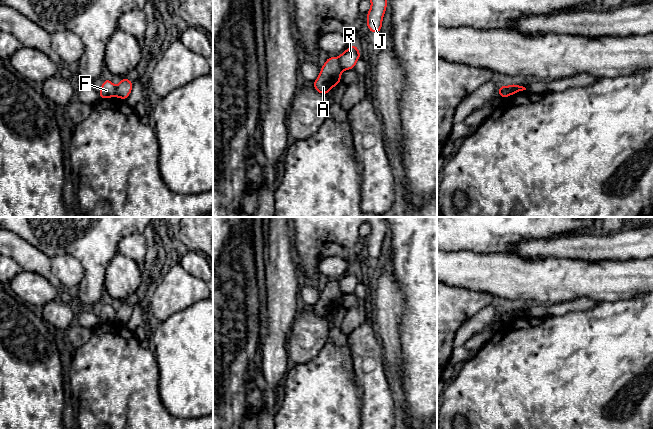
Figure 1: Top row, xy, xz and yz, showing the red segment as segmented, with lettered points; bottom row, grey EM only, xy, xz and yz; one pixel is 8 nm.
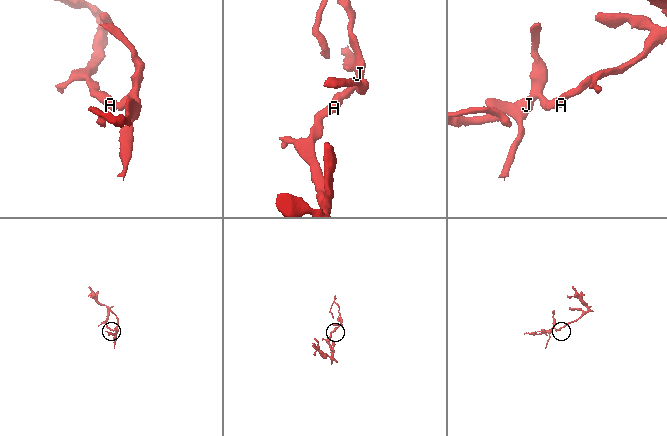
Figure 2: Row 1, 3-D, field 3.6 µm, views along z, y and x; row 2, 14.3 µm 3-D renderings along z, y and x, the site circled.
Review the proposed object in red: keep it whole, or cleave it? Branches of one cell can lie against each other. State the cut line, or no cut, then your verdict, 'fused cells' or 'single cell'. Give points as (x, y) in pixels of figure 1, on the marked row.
cut xz (338, 57), (339, 64), (343, 69); fused cells

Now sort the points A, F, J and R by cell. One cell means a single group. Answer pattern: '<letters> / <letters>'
A F / J R

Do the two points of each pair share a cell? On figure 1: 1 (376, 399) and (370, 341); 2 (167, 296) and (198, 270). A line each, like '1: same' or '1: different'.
1: same
2: same

